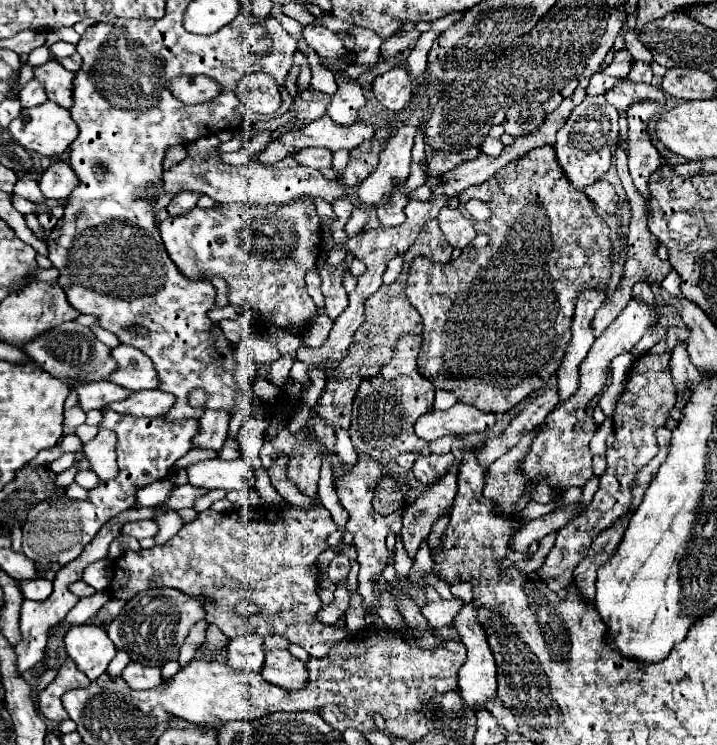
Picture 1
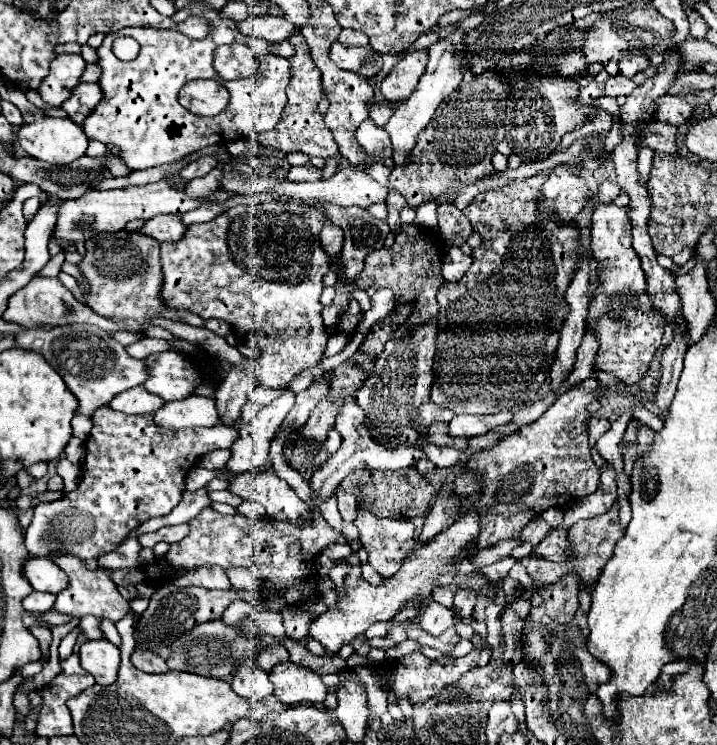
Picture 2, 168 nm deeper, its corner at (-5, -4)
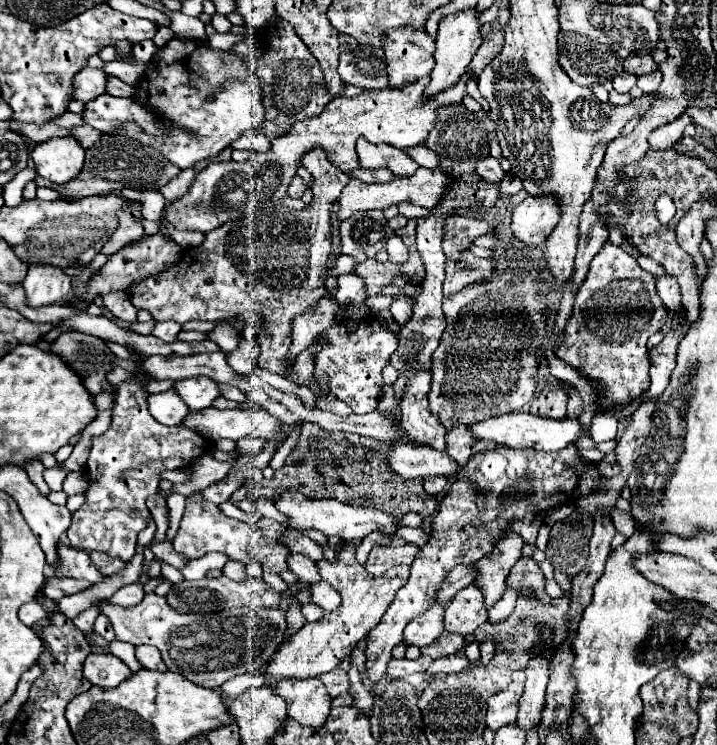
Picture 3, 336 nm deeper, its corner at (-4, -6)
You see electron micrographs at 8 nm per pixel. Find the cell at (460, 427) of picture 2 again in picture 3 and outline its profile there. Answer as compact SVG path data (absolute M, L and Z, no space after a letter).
M503 414L501 418L489 418L477 426L469 428L473 436L483 438L483 440L495 440L501 446L509 448L531 448L531 450L541 450L541 452L559 452L567 448L569 444L575 444L583 434L589 436L589 430L583 430L579 424L579 418L563 418L563 420L553 420L553 418L541 418L533 414Z

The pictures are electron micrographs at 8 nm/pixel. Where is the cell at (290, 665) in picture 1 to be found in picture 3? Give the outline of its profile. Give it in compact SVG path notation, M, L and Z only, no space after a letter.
M309 678L305 682L297 682L297 680L285 680L279 682L275 692L285 700L287 704L287 714L291 720L303 724L303 726L313 726L313 728L321 728L325 724L325 718L331 712L331 696L327 694L323 682L319 678Z

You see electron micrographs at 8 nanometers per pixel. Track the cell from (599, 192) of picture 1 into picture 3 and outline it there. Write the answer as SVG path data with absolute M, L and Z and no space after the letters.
M607 242L591 260L573 314L565 326L565 340L555 348L557 358L599 384L599 412L611 412L639 398L649 388L647 340L667 320L667 308L657 298L655 276L641 270L637 260Z

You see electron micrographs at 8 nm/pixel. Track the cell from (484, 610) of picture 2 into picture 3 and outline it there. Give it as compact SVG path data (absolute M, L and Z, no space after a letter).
M507 530L495 542L493 552L473 564L477 570L473 584L485 596L487 608L491 608L497 600L501 600L505 592L505 578L511 566L521 558L521 548L523 548L523 538Z

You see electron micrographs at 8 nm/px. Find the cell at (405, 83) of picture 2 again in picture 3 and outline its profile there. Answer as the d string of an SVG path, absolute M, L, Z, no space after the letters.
M401 26L385 30L383 50L391 88L401 88L431 74L435 66L435 38L431 38L425 28Z

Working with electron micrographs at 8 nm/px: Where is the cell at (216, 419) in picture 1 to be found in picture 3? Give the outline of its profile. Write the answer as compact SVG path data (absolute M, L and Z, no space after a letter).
M241 336L239 348L233 352L227 352L227 362L239 374L253 374L253 370L257 366L257 356L259 356L257 340Z

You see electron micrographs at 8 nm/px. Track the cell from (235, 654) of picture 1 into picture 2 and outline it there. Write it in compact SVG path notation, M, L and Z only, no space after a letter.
M242 660L232 678L232 688L248 700L262 700L274 692L274 686L268 680L268 672L260 668L258 660Z

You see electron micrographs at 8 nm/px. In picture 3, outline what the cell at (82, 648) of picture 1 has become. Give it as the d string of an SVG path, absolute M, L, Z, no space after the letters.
M91 652L83 664L83 676L97 686L113 688L133 676L133 672L113 654Z

